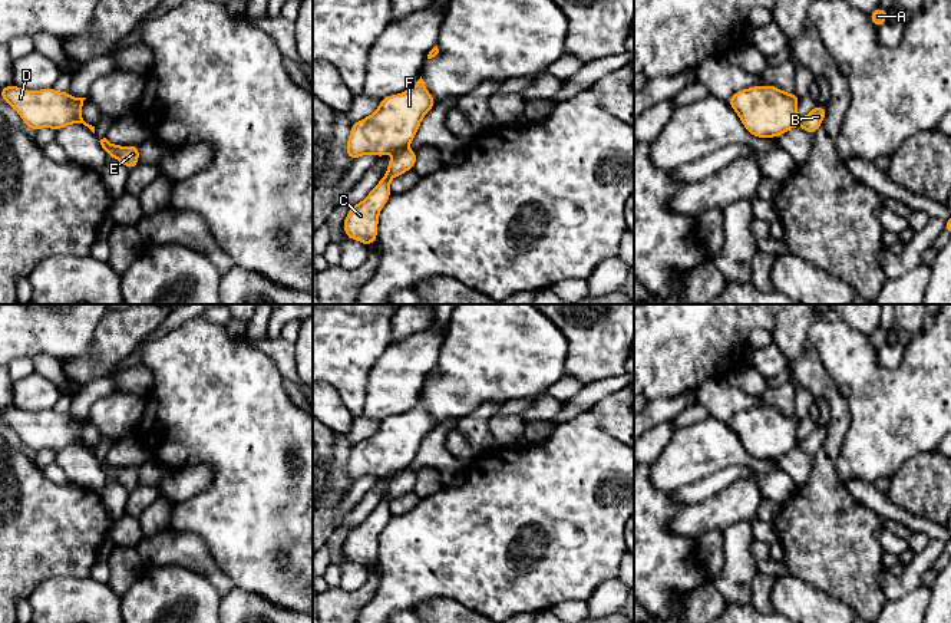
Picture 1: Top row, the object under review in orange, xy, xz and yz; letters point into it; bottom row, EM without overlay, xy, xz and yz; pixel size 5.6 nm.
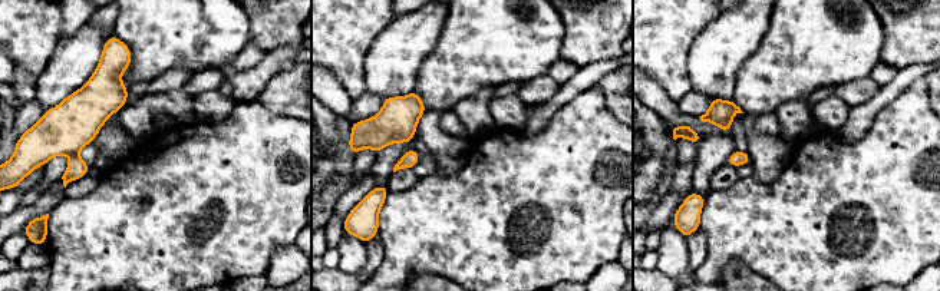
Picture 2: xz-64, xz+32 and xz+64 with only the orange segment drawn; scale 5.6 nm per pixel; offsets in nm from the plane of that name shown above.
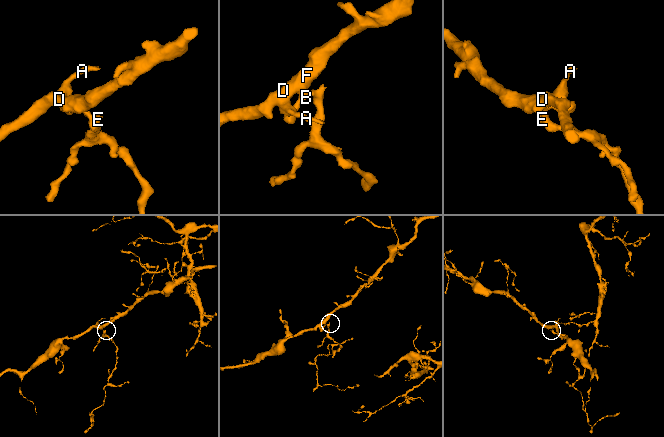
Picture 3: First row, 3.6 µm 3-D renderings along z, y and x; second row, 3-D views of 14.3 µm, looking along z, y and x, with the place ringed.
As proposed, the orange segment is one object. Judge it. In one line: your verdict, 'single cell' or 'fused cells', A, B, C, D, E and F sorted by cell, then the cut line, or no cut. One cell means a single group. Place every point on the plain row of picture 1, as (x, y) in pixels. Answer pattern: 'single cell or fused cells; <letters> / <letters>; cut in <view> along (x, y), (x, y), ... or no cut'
fused cells; A D F / B C E; cut in xz along (406, 468), (400, 471)

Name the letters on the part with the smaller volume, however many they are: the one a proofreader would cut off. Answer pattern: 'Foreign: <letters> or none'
Foreign: B, C, E

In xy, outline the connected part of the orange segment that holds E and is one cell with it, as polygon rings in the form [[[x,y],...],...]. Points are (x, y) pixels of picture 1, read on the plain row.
[[[106,459],[99,462],[106,477],[122,484],[129,492],[133,491],[139,484],[139,468],[138,467],[126,467],[118,468],[110,465]]]

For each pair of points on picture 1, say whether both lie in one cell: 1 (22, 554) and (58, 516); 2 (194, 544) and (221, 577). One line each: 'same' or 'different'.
1: same
2: same

